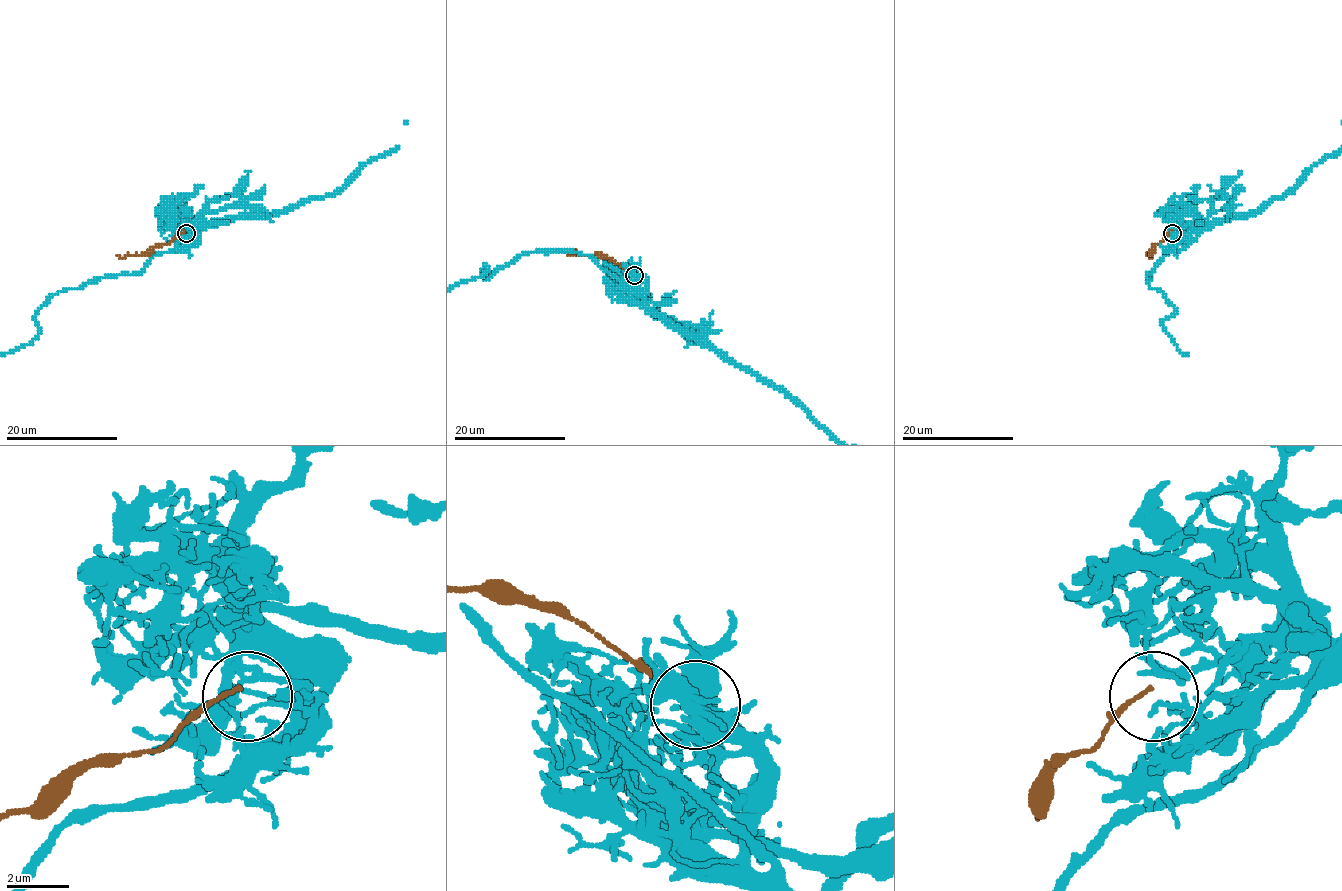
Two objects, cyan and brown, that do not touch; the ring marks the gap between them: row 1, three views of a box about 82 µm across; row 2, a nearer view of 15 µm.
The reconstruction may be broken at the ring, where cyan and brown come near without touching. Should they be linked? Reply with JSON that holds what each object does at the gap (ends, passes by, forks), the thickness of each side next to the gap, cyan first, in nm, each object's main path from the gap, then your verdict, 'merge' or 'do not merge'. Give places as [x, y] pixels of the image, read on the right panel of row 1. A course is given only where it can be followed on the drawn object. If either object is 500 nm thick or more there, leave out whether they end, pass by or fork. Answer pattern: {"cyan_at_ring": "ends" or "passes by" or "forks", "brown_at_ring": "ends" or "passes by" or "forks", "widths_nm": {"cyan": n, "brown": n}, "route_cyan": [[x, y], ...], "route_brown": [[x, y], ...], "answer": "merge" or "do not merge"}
{"cyan_at_ring": "ends", "brown_at_ring": "ends", "widths_nm": {"cyan": 170, "brown": 100}, "route_brown": [[1172, 232], [1154, 246], [1150, 256]], "answer": "do not merge"}

